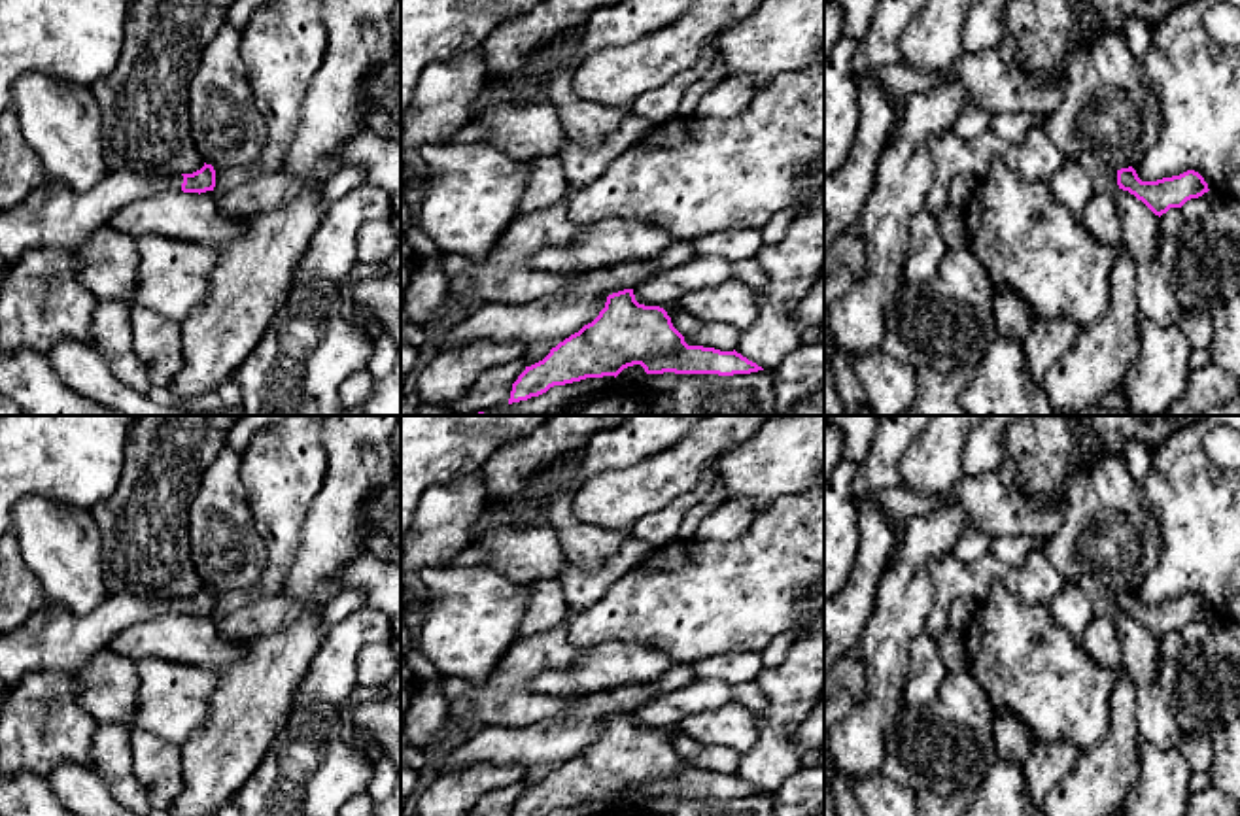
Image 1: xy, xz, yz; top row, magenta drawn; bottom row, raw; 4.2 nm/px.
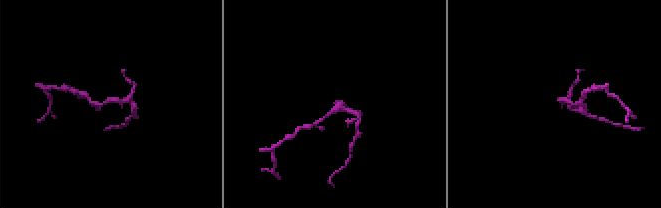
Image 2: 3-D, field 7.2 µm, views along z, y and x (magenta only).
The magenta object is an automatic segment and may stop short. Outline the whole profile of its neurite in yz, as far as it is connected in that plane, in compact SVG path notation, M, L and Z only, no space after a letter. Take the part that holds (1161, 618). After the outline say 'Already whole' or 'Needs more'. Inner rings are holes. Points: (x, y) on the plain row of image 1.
M1128 589L1117 593L1117 608L1142 623L1159 640L1170 631L1181 631L1187 623L1210 614L1204 601L1195 593L1157 604L1142 604L1136 593Z. Already whole

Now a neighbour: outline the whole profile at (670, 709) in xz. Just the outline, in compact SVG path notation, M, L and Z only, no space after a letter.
M696 678L677 693L667 693L643 705L633 712L633 718L639 727L663 731L688 714L720 708L728 703L733 703L733 684Z

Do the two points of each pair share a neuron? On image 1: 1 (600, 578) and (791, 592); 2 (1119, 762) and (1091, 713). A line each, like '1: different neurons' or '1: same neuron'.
1: different neurons
2: different neurons

